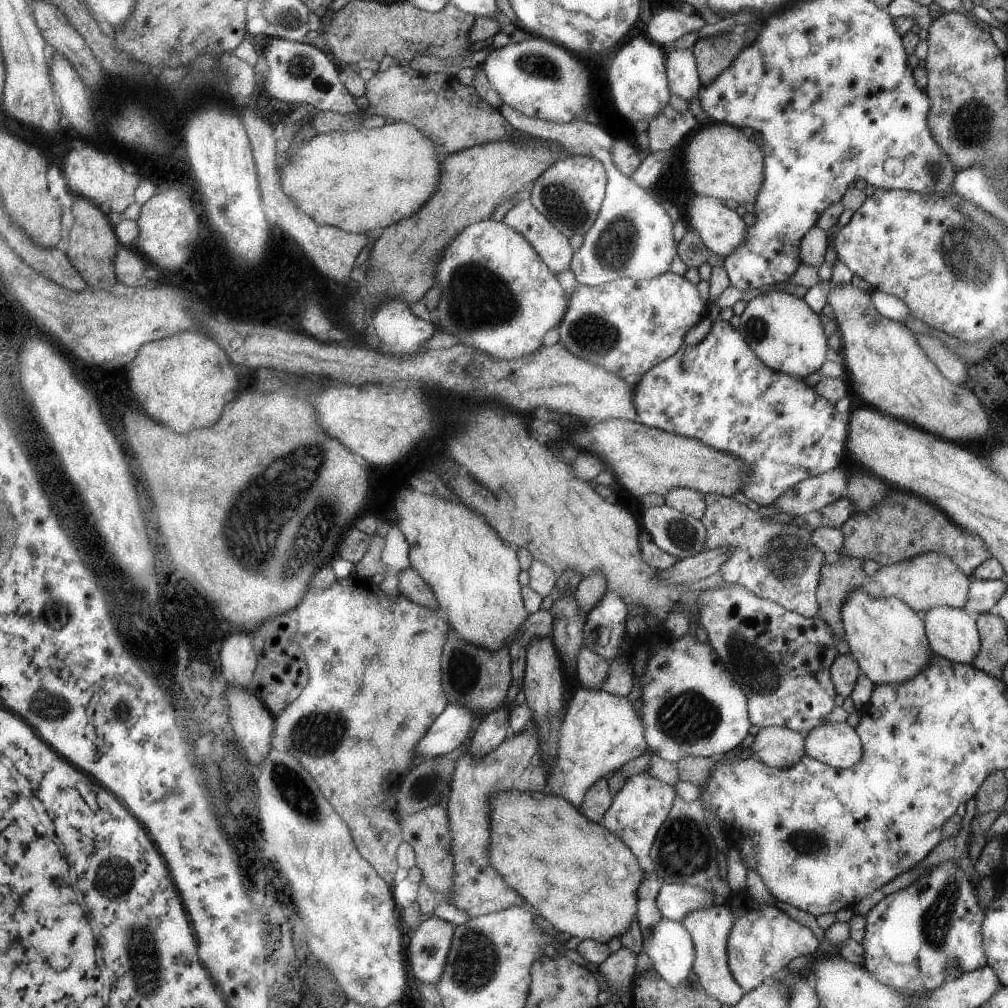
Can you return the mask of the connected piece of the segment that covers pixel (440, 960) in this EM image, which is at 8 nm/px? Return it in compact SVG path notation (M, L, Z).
M427 916L415 930L408 944L408 958L414 972L414 979L426 984L438 984L454 940L455 925Z

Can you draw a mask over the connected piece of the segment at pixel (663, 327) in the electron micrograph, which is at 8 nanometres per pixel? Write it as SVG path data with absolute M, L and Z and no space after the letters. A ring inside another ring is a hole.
M672 271L656 278L620 278L605 285L577 285L558 324L559 343L580 360L596 362L620 376L642 376L679 352L690 326L708 317L708 306L696 286Z

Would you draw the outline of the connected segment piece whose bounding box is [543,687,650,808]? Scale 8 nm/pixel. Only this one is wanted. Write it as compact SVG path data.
M582 687L572 695L572 700L568 702L568 708L566 708L564 726L560 726L558 750L556 750L554 761L549 767L547 788L543 791L543 794L560 796L567 799L572 806L578 808L584 804L584 797L587 796L588 789L596 781L604 779L608 774L616 773L628 761L650 751L647 737L644 734L643 718L634 712L633 702L628 700L628 697L620 698L619 696L608 694L602 689L586 690Z

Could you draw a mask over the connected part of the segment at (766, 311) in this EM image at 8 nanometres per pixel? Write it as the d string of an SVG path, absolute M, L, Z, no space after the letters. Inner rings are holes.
M768 291L752 298L740 315L737 330L772 370L805 379L812 372L820 370L820 366L826 362L828 342L820 326L820 318L804 300L794 298L789 293Z

